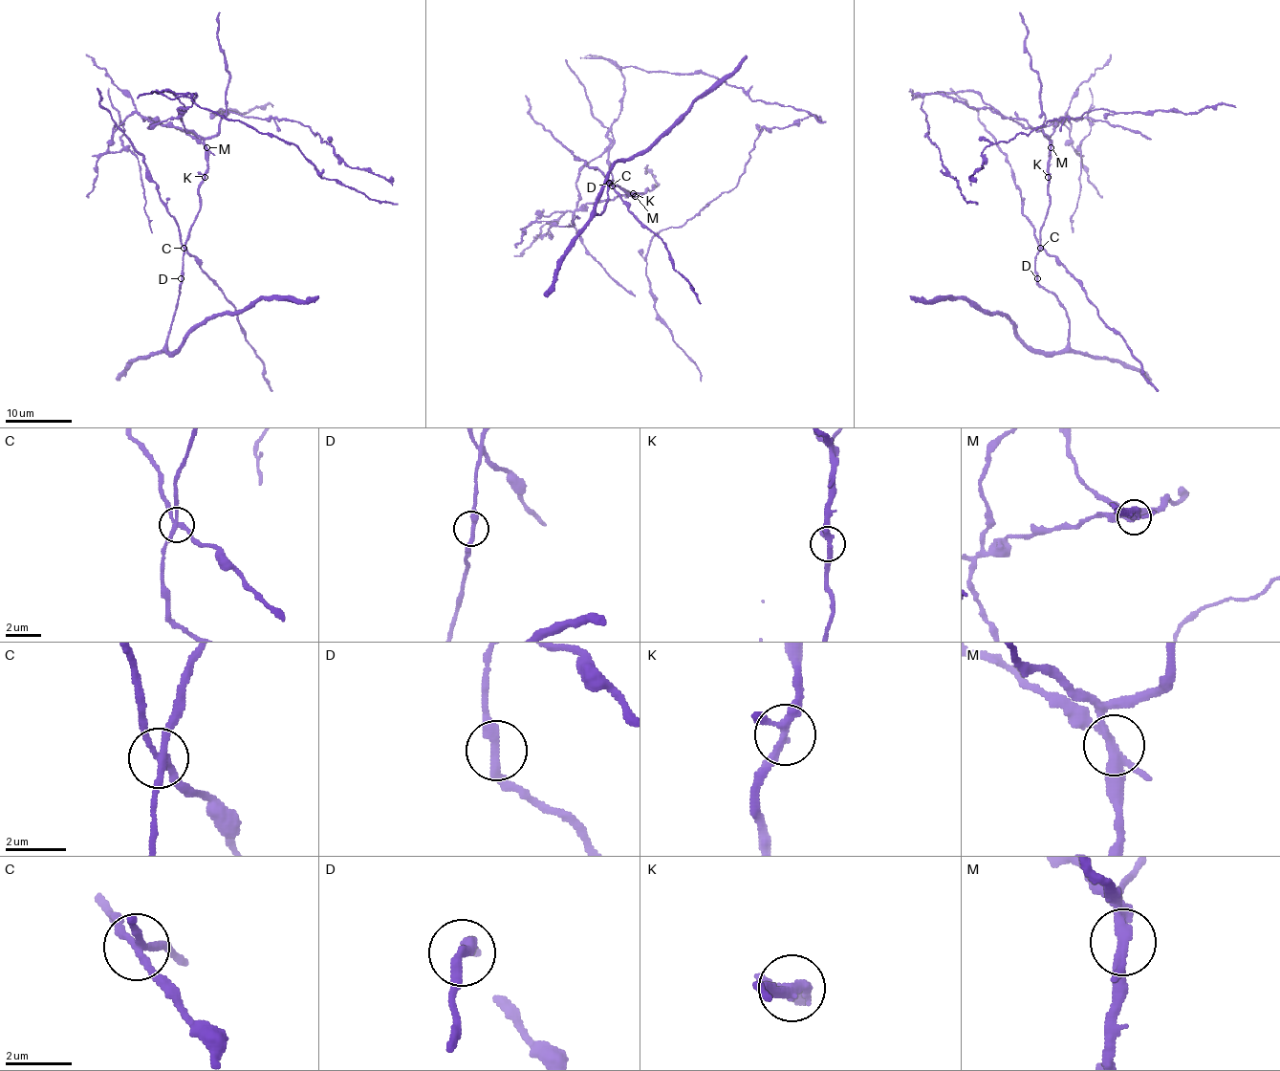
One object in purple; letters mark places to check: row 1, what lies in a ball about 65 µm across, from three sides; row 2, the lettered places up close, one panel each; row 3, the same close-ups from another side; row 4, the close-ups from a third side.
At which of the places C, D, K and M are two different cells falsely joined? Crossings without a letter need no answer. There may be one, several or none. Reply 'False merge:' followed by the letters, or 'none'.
False merge: C, M

